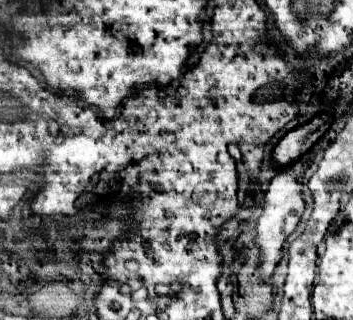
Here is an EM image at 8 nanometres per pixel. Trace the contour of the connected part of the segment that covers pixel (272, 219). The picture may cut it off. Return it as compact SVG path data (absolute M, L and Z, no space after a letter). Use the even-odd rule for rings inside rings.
M287 170L277 172L277 176L269 184L269 192L265 194L263 214L257 220L257 246L261 248L261 256L263 256L263 262L261 262L259 270L261 270L263 278L269 278L273 274L273 268L281 260L283 244L289 238L289 234L293 234L293 230L297 228L303 210L305 210L305 200L303 200L297 176L287 172Z

